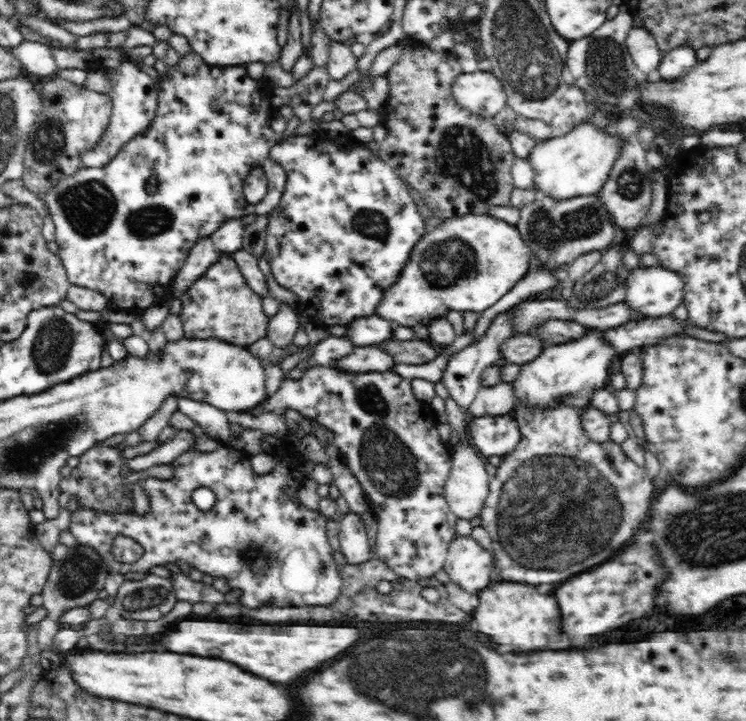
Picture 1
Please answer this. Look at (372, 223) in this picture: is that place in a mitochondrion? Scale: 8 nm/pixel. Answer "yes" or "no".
yes

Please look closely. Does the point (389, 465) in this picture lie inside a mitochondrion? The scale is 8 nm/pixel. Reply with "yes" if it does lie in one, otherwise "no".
yes

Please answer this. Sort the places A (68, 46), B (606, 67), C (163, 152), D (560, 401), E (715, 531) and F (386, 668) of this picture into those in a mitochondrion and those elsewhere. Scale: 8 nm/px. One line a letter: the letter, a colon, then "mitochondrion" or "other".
A: other
B: mitochondrion
C: other
D: other
E: mitochondrion
F: mitochondrion

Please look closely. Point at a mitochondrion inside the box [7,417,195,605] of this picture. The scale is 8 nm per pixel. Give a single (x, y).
(78, 570)

